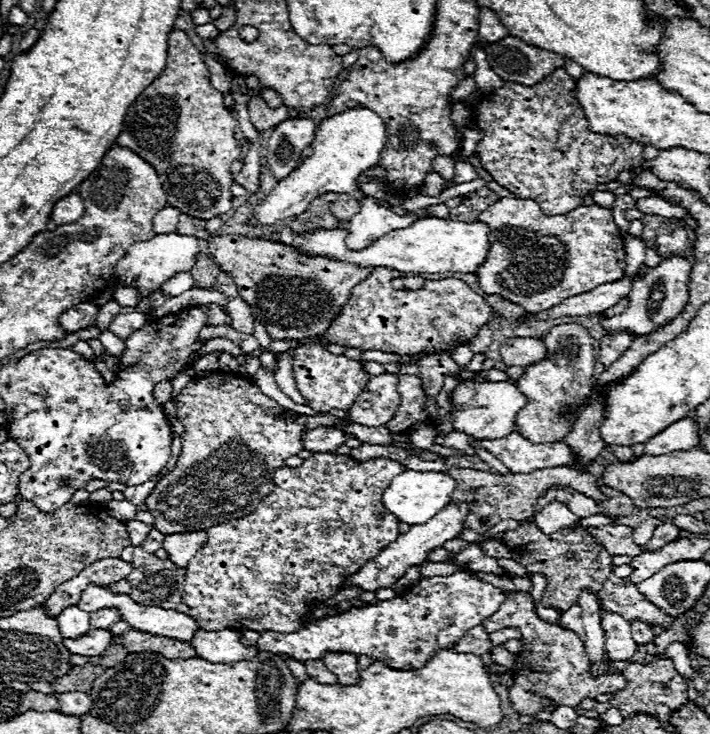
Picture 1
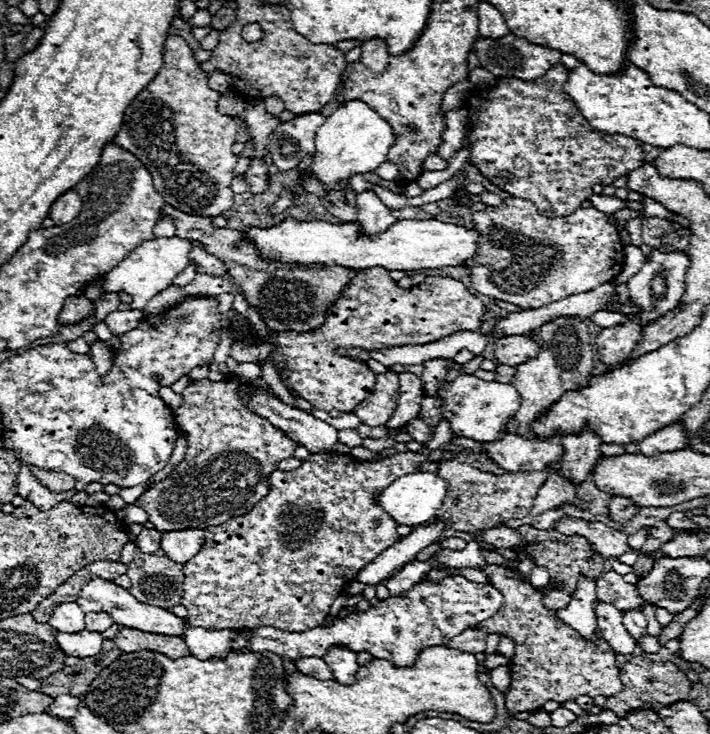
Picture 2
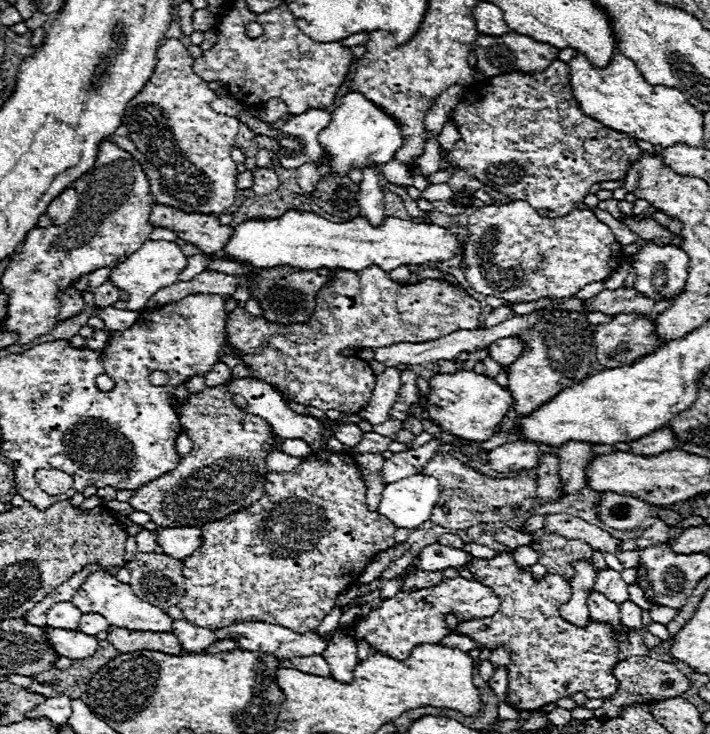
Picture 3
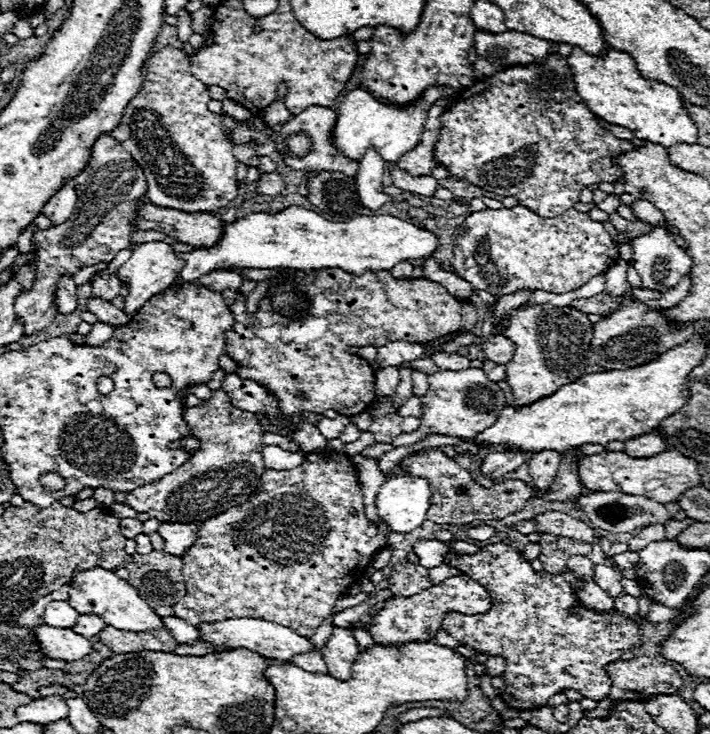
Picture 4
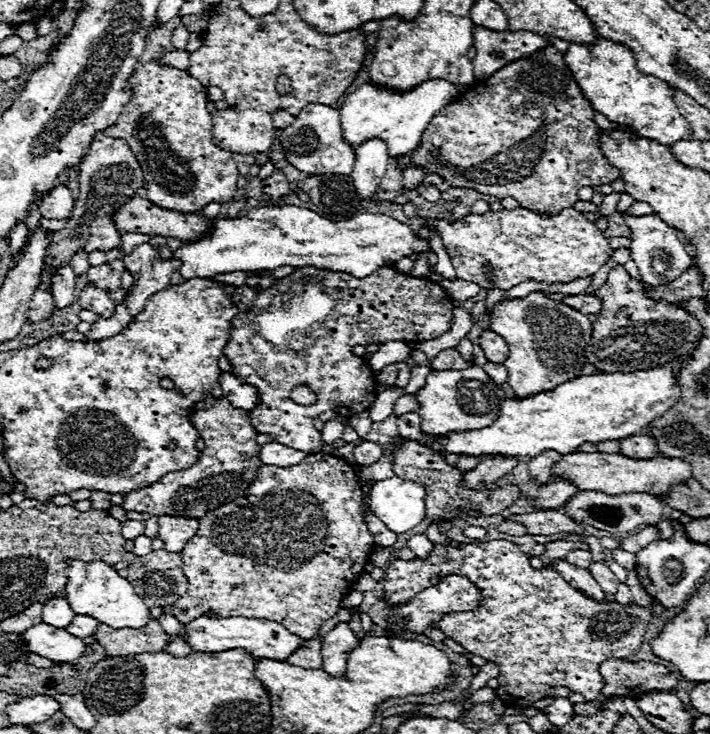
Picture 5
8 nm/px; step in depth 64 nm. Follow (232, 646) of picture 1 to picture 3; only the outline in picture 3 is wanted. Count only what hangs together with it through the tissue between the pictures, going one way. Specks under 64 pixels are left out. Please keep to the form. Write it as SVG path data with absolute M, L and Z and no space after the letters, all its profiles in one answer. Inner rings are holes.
M174 620L172 632L178 636L178 640L182 640L182 648L186 648L186 652L202 652L206 646L216 642L212 630L194 628L186 620Z

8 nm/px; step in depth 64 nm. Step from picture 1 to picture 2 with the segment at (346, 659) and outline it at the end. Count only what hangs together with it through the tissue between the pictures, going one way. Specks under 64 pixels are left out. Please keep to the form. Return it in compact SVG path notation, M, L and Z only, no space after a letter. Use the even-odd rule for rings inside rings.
M332 646L322 658L330 666L336 682L354 684L356 670L358 670L356 652L352 652L350 648L344 648L344 646Z

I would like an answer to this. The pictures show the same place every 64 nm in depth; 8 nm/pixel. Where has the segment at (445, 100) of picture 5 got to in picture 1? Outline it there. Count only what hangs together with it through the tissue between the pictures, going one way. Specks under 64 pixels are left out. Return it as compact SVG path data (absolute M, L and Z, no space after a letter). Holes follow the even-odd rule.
M350 108L342 114L334 114L326 118L320 128L316 130L312 142L312 156L306 158L288 178L284 178L270 196L262 204L254 208L254 222L256 224L274 224L276 220L284 220L288 216L302 214L312 198L324 192L338 192L338 194L352 194L357 200L367 195L356 188L356 178L360 172L376 168L384 150L386 140L386 124L374 114L370 108Z

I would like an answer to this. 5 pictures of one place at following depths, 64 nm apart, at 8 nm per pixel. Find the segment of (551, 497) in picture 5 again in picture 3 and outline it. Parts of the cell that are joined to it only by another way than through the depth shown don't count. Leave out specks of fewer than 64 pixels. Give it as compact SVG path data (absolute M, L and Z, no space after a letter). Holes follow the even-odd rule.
M566 442L558 456L560 456L560 480L562 480L562 496L576 494L586 486L584 468L594 458L590 452L592 444L588 442Z

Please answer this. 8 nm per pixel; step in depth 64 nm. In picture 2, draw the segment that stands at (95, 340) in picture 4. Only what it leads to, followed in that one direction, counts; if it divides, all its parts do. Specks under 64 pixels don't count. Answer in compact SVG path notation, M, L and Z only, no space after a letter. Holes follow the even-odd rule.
M96 340L96 342L90 344L90 356L92 356L92 360L98 368L98 374L100 376L108 374L110 366L112 366L112 354L110 354L110 350L106 348L106 344L102 340Z

